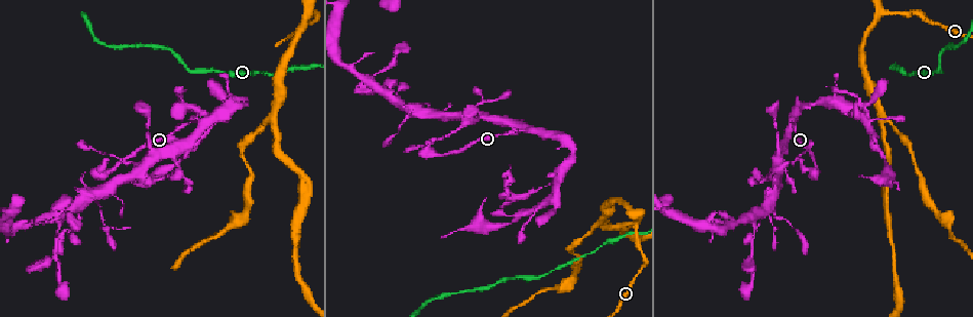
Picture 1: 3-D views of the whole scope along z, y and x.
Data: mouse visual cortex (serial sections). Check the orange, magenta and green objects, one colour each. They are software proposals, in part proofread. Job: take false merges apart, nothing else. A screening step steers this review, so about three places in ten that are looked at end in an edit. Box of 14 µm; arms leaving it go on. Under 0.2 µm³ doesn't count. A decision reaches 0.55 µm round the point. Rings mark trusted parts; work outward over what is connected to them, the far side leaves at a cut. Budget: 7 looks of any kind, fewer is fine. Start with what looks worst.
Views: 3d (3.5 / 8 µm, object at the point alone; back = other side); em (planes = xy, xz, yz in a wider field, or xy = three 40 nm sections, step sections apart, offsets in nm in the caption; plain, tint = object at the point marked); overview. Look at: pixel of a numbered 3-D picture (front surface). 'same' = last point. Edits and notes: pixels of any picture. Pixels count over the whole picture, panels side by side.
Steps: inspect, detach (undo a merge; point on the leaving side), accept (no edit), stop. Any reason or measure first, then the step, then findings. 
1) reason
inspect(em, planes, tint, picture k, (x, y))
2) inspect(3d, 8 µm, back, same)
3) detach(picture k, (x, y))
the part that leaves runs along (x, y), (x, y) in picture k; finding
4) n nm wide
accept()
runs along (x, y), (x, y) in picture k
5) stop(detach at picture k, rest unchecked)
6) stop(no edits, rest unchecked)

sharp bend
inspect(3d, 3.5 µm, picture 1, (791, 124))

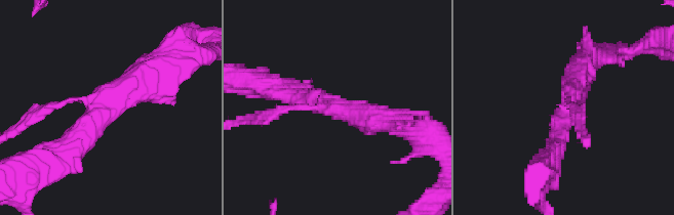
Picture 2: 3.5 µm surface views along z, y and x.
3 arms; arms of 150, 300, 400 nm
inspect(em, xy, step 3, tint, picture 2, (93, 101))

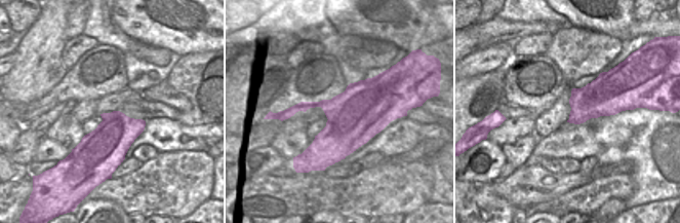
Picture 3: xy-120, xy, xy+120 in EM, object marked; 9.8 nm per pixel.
inspect(em, xy, step 5, tint, same)

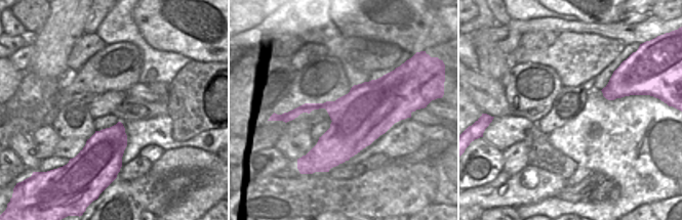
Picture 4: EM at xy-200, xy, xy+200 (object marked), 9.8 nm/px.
accept()
runs along (33, 120), (71, 98), (95, 104), (62, 155) in picture 2; one cell here

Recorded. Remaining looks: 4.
inspect(3d, 8 µm, picture 1, (846, 107))

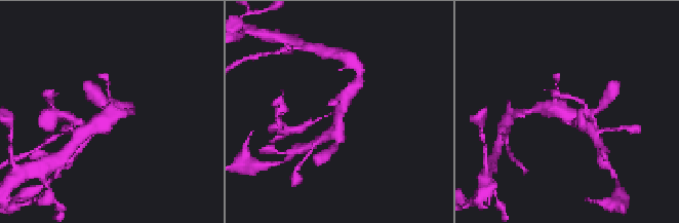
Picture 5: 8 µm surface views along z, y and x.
inspect(3d, 3.5 µm, picture 5, (338, 112))

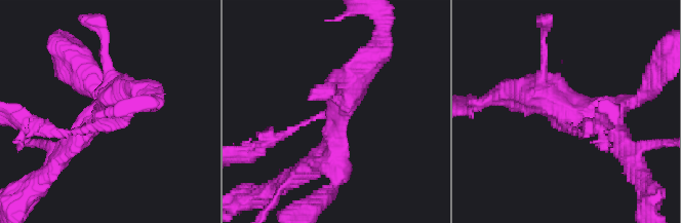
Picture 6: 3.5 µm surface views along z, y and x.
3 arms; arms of 100, 300, 450 nm; shape alone is not enough
inspect(em, xy, step 5, tint, picture 6, (566, 110))

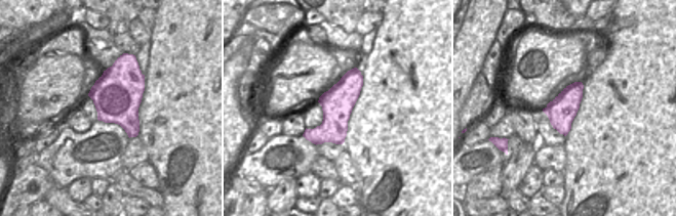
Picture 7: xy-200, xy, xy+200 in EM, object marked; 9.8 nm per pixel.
accept()
runs along (355, 71), (335, 117), (309, 137) in picture 7; continuous, no second cell

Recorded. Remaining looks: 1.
stop(no edits, rest unchecked)

